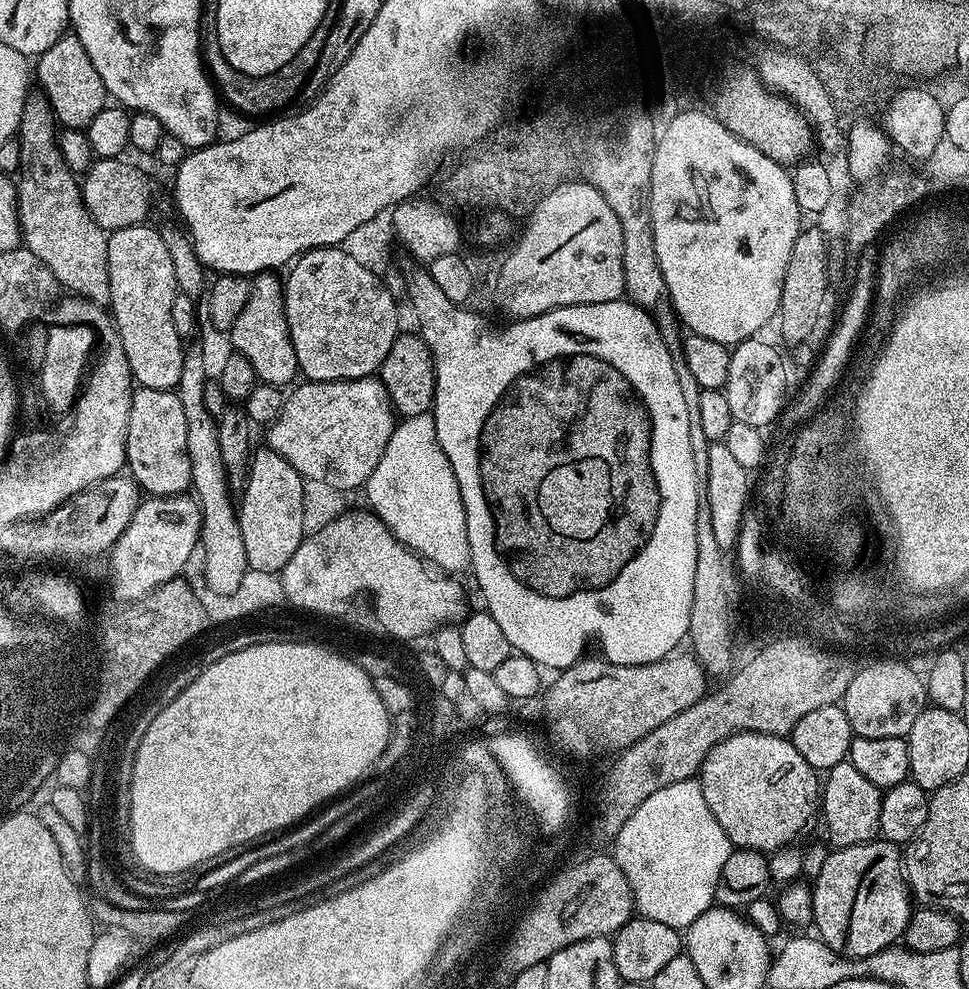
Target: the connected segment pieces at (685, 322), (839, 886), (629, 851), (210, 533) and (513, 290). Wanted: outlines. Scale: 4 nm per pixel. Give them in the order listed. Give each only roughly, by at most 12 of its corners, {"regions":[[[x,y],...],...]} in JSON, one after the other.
{"regions":[[[692,111],[649,200],[671,311],[738,345],[780,311],[789,169]],[[883,838],[829,851],[814,928],[864,960],[903,937],[914,900]],[[694,778],[646,798],[613,859],[686,930],[734,851]],[[201,346],[184,351],[192,492],[201,506],[205,587],[242,582],[248,559],[230,500]],[[592,184],[549,189],[498,268],[512,320],[619,300],[624,234]]]}

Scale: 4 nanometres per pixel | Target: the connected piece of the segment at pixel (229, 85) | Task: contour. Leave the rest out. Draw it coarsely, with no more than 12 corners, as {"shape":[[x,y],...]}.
{"shape":[[312,43],[269,76],[202,59],[219,95],[248,116],[284,110],[318,62]]}

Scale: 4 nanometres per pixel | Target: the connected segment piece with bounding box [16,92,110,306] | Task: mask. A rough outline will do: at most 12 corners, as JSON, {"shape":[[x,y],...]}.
{"shape":[[43,93],[17,132],[23,245],[110,305],[109,233],[86,210]]}

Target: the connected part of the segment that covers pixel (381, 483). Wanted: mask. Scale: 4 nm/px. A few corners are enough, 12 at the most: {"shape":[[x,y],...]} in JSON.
{"shape":[[429,411],[397,423],[367,507],[449,574],[471,565],[462,490]]}

